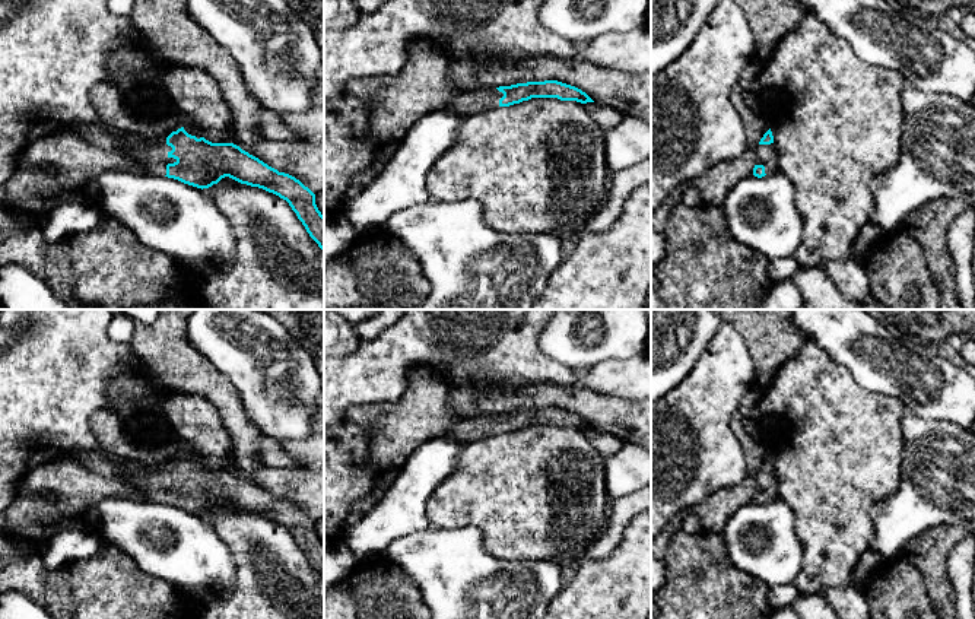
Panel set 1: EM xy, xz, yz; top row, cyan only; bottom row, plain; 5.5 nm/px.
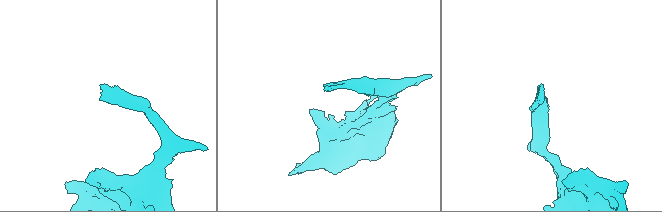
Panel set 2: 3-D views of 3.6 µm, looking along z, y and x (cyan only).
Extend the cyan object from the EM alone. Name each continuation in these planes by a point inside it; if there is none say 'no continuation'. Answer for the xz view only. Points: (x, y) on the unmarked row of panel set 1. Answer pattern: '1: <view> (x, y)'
1: xz (479, 427)

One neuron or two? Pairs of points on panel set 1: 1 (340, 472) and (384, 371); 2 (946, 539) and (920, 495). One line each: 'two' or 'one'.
1: two
2: two

